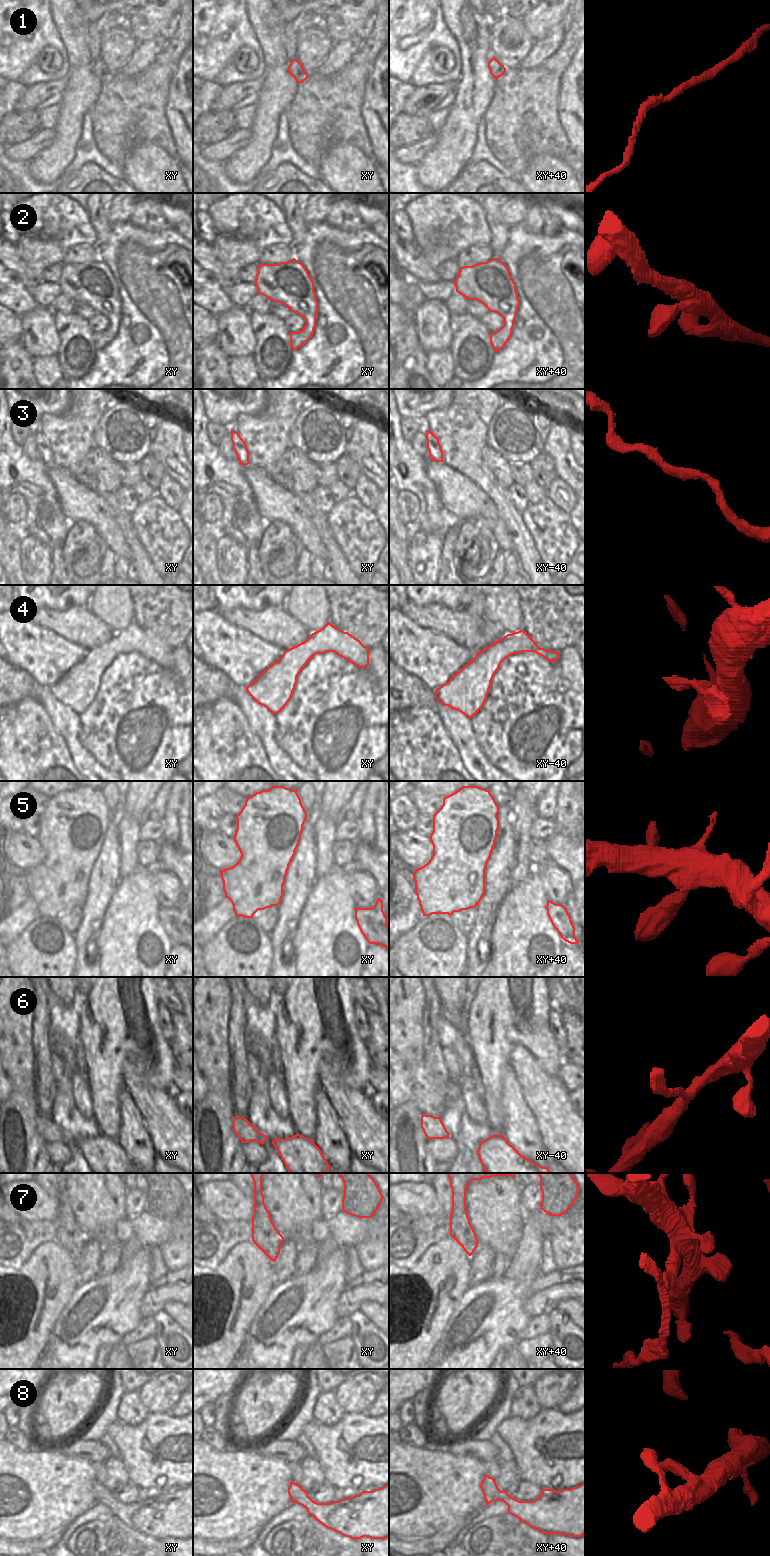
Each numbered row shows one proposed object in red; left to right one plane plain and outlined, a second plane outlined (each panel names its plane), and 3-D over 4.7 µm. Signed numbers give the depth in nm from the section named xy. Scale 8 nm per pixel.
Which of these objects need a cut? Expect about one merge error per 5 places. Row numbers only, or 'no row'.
7

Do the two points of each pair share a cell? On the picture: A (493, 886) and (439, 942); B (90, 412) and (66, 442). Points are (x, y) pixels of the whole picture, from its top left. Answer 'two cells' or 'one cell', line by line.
A: two cells
B: one cell

